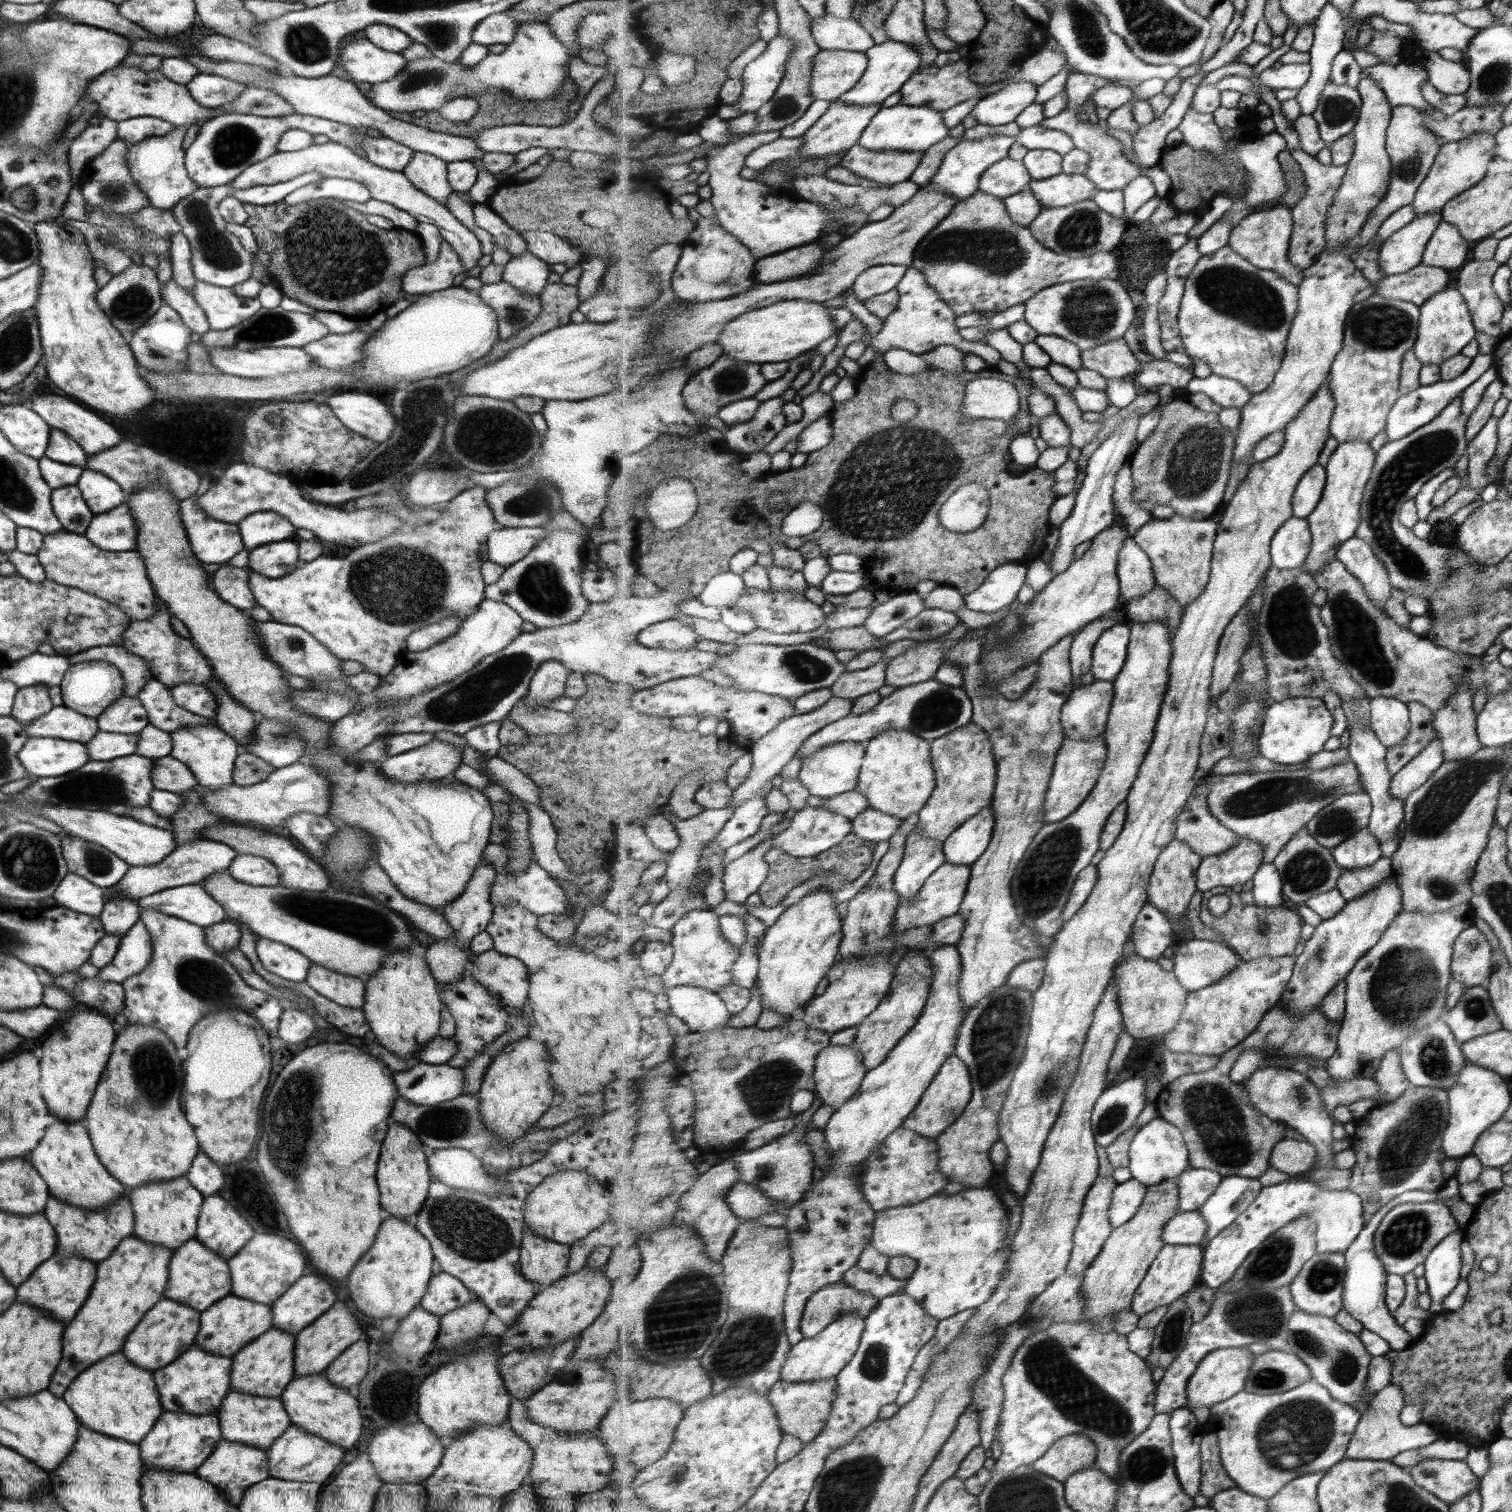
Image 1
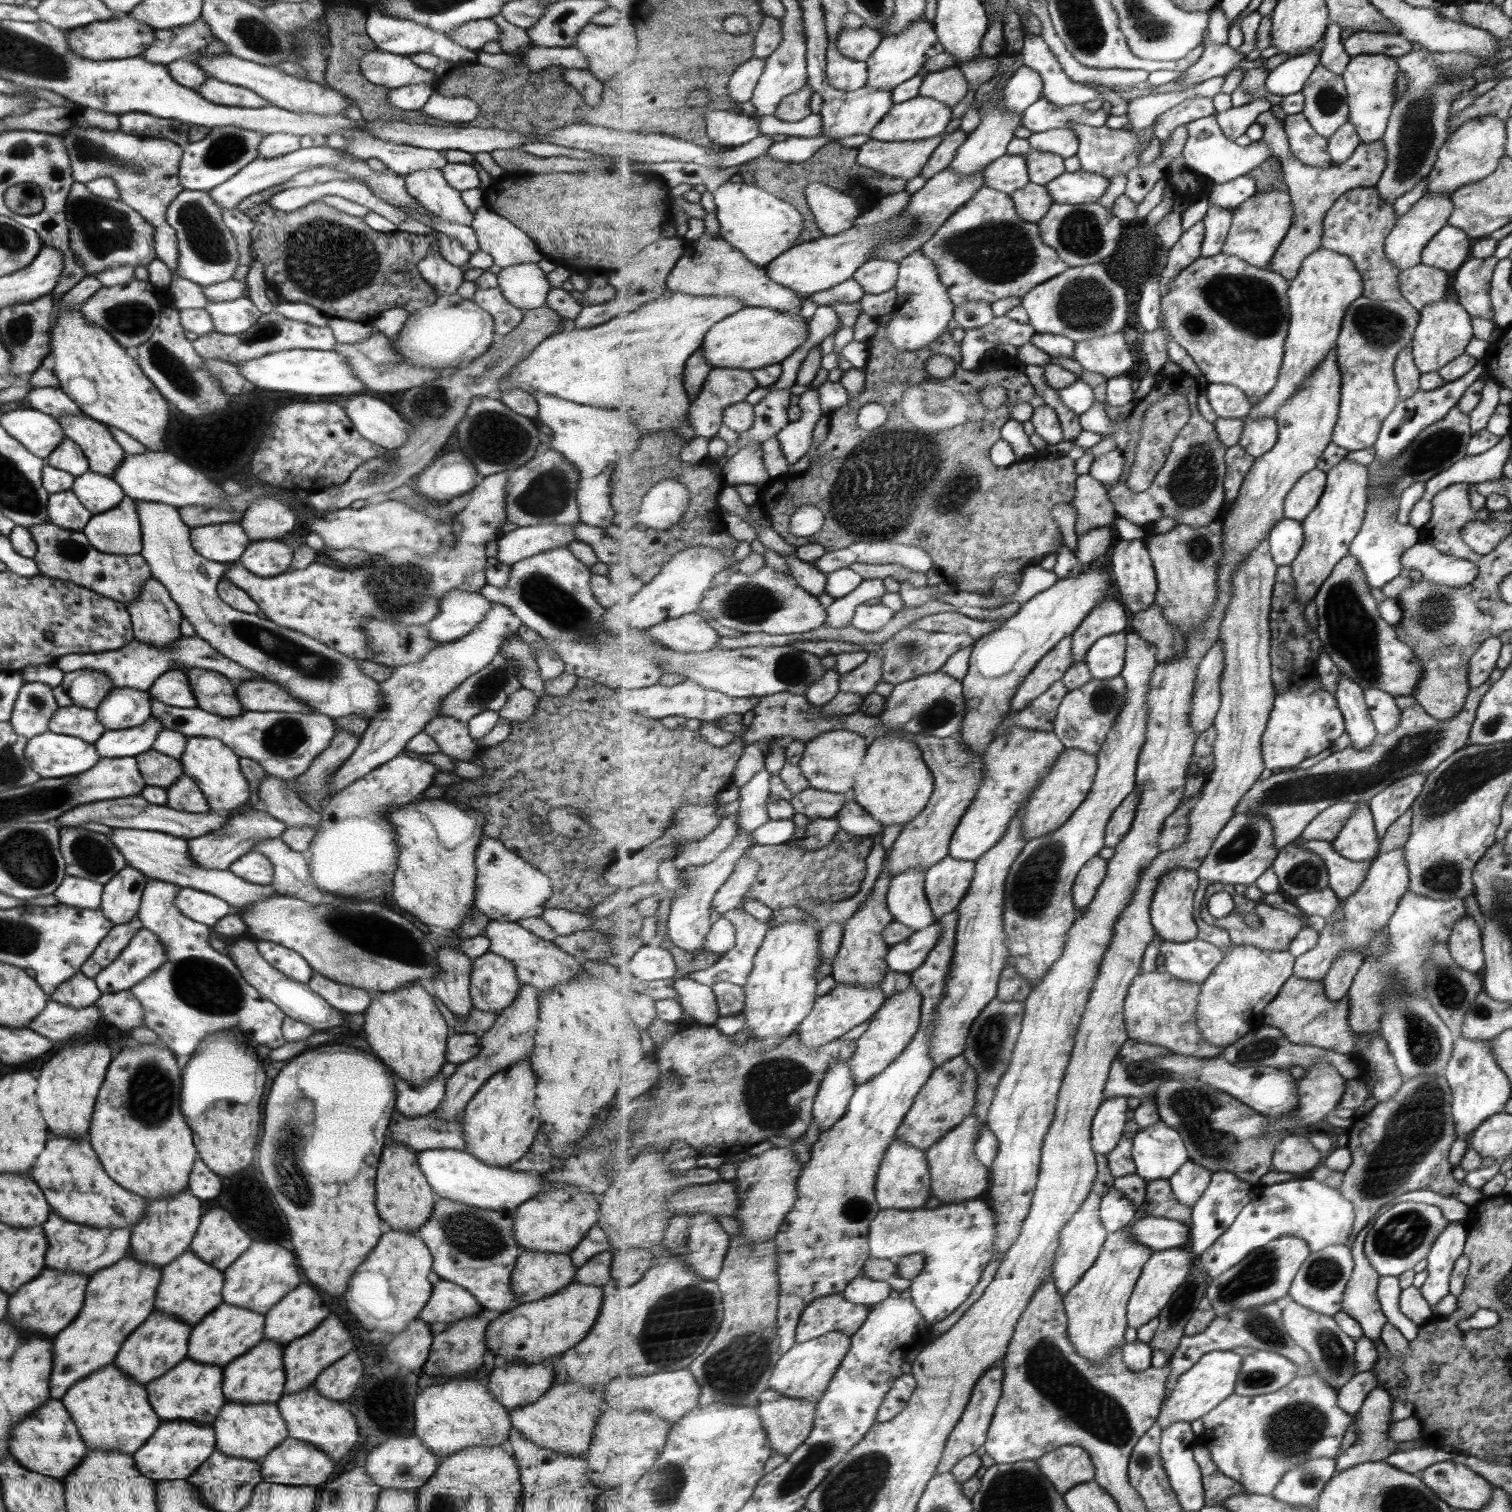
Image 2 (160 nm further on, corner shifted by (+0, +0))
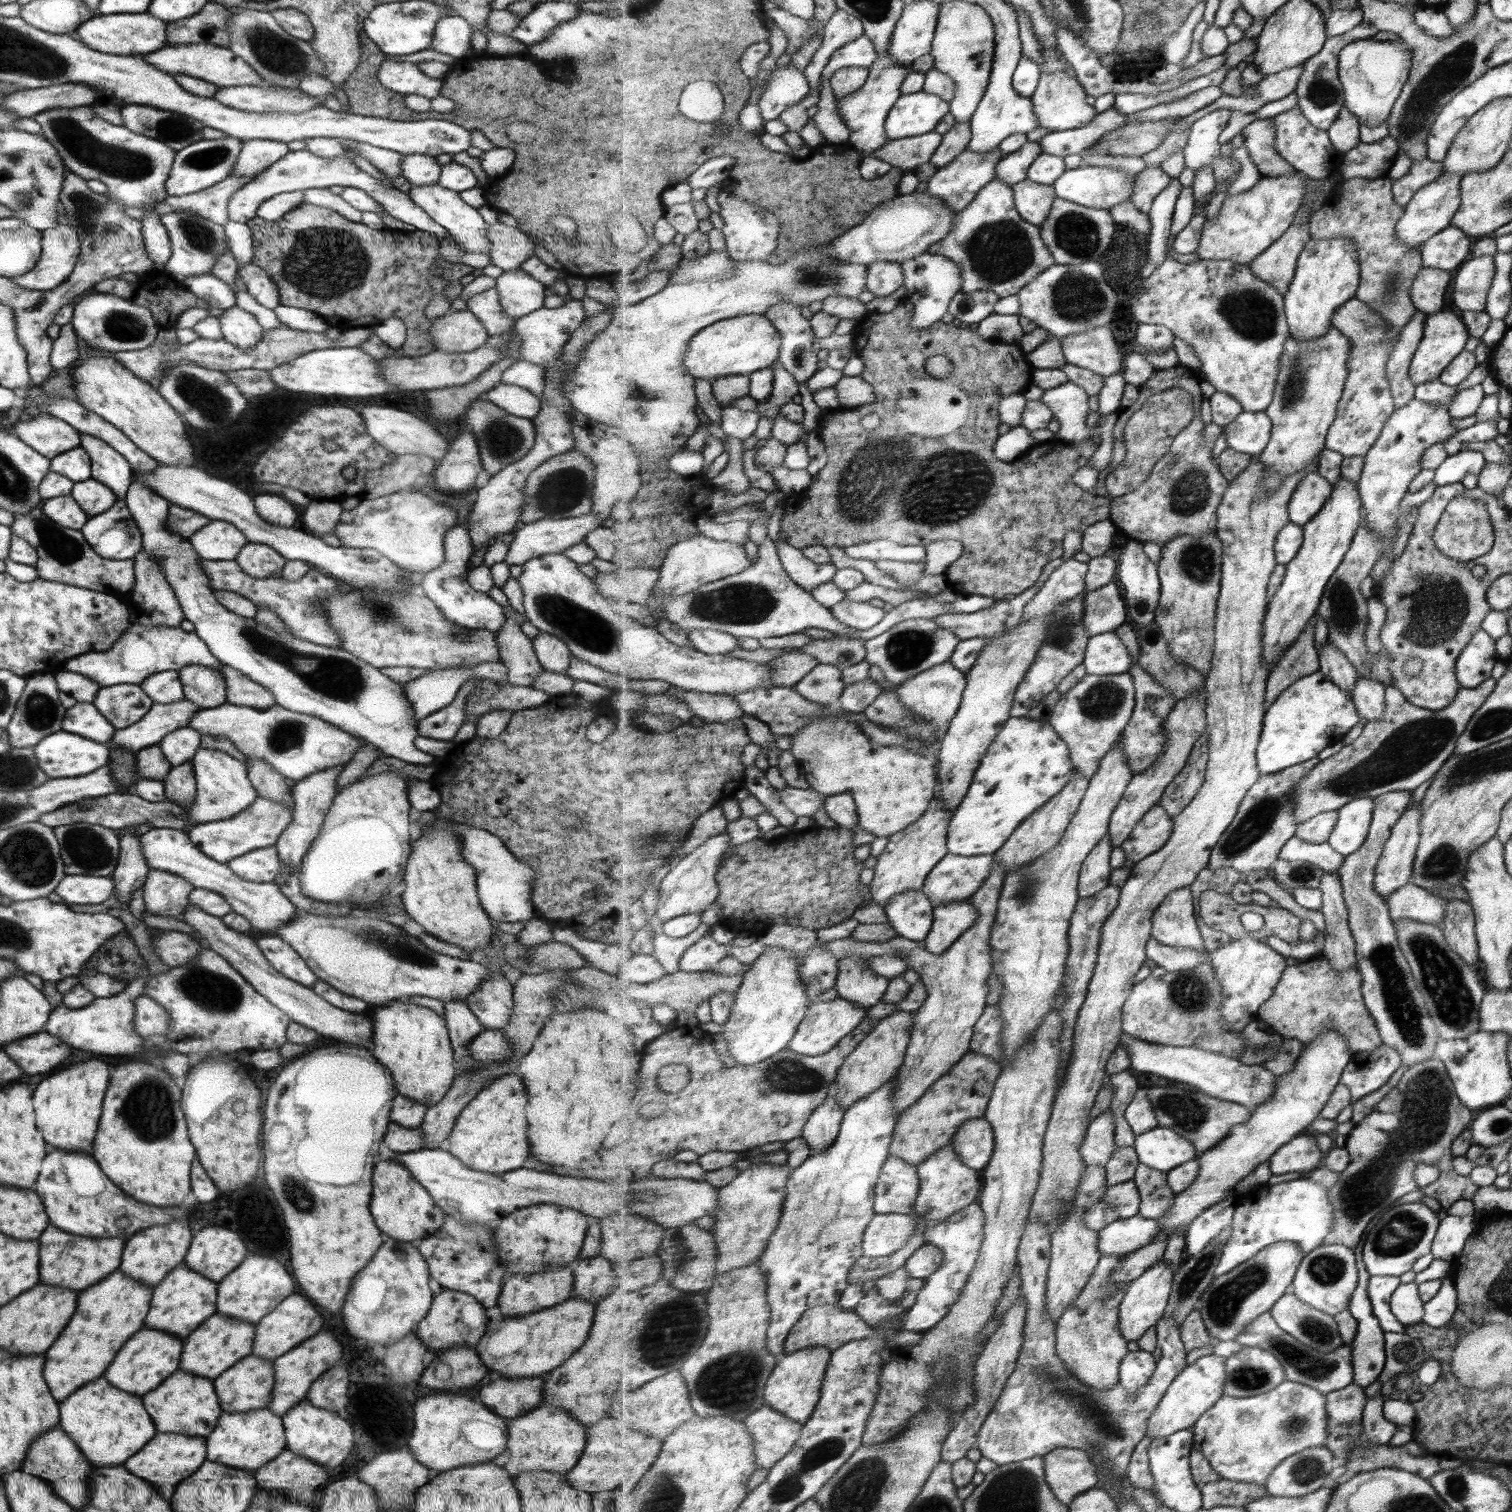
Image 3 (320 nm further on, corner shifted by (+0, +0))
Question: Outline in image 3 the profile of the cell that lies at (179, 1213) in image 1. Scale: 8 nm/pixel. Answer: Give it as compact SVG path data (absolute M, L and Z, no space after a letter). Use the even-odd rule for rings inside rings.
M174 1220L161 1226L149 1226L135 1234L135 1238L129 1238L125 1242L119 1270L129 1276L131 1280L137 1280L145 1286L157 1286L157 1282L165 1278L167 1273L182 1264L183 1258L189 1249L192 1237L187 1222Z

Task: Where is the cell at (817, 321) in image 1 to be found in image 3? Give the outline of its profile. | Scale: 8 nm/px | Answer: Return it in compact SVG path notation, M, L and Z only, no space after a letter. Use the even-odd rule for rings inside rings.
M744 315L715 322L697 333L685 356L685 367L696 380L715 382L730 375L750 375L756 370L775 368L781 356L782 334L766 315Z

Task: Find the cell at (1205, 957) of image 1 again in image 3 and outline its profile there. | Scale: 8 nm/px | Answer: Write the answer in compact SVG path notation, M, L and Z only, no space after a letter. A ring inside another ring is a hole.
M1155 937L1148 940L1148 958L1158 966L1162 966L1167 972L1179 972L1194 969L1205 961L1210 962L1210 953L1197 948L1179 948L1167 946L1159 942Z

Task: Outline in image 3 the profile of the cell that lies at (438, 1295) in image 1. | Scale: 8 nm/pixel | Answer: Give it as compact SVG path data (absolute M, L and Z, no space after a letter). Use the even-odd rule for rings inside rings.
M443 1289L432 1298L427 1315L419 1321L413 1333L425 1345L428 1357L433 1357L433 1354L443 1352L456 1344L475 1347L485 1334L489 1323L485 1311L472 1296L456 1290Z

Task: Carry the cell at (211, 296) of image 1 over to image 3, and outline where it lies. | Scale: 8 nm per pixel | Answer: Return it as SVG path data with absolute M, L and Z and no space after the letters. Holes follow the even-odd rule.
M235 306L223 311L219 326L223 340L241 351L253 349L264 333L253 316Z

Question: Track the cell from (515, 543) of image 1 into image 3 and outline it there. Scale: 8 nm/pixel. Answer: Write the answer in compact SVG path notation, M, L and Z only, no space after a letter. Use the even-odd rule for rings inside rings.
M591 513L564 519L541 519L525 523L522 528L515 531L514 539L503 562L508 566L522 566L527 559L547 553L561 553L566 548L583 541L590 530L605 524L598 516Z

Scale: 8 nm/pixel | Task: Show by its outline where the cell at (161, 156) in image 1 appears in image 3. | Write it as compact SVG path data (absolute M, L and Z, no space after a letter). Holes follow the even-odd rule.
M74 106L71 108L52 108L49 110L41 111L39 114L36 114L32 118L37 124L40 126L40 134L42 137L55 148L57 154L60 156L62 160L62 164L65 168L69 169L73 174L76 174L78 177L81 177L83 180L99 180L106 186L106 194L109 194L110 198L115 201L117 204L123 207L131 207L131 208L138 208L144 210L144 218L140 220L140 233L142 234L142 243L147 255L147 258L153 262L154 264L165 264L166 260L169 258L170 255L170 244L169 239L167 236L167 231L165 227L161 224L160 217L154 213L152 210L152 204L163 200L166 197L165 189L164 189L164 182L165 179L168 177L168 172L170 171L170 166L175 154L174 150L171 150L165 143L155 140L154 138L147 138L146 136L135 134L133 131L127 130L122 124L121 125L114 125L102 118L99 118L93 111L92 106Z

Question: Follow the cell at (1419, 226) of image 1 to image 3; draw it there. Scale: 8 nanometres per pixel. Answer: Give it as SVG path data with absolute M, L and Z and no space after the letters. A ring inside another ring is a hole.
M1445 173L1418 188L1405 207L1404 216L1397 223L1398 237L1408 246L1419 248L1421 243L1436 235L1451 224L1452 217L1460 206L1460 177Z

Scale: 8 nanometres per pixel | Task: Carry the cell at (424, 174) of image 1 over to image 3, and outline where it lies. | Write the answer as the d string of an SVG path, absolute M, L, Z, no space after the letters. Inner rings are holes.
M436 182L429 186L412 186L407 196L418 206L433 222L436 222L446 234L452 238L454 244L458 244L465 253L485 252L488 255L489 237L487 236L487 223L481 215L471 206L467 206L460 199L458 193L441 188Z

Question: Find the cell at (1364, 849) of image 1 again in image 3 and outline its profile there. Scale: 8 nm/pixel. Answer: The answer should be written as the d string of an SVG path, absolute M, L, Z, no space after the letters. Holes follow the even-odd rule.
M1357 798L1339 812L1339 822L1328 841L1337 852L1348 857L1367 841L1373 823L1374 798Z

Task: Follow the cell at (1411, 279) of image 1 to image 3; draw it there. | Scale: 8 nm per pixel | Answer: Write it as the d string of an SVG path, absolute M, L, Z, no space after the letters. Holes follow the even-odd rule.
M1423 268L1409 287L1412 305L1426 316L1441 311L1445 288L1449 286L1449 273L1439 269Z

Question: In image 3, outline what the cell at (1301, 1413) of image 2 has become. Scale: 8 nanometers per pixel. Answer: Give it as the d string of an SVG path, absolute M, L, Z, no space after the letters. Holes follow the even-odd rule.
M1286 1380L1277 1389L1266 1394L1237 1398L1223 1395L1212 1409L1196 1422L1194 1427L1194 1448L1201 1450L1213 1468L1232 1481L1246 1482L1265 1486L1269 1475L1285 1459L1303 1452L1306 1448L1326 1446L1328 1433L1328 1397L1319 1390L1304 1383Z

